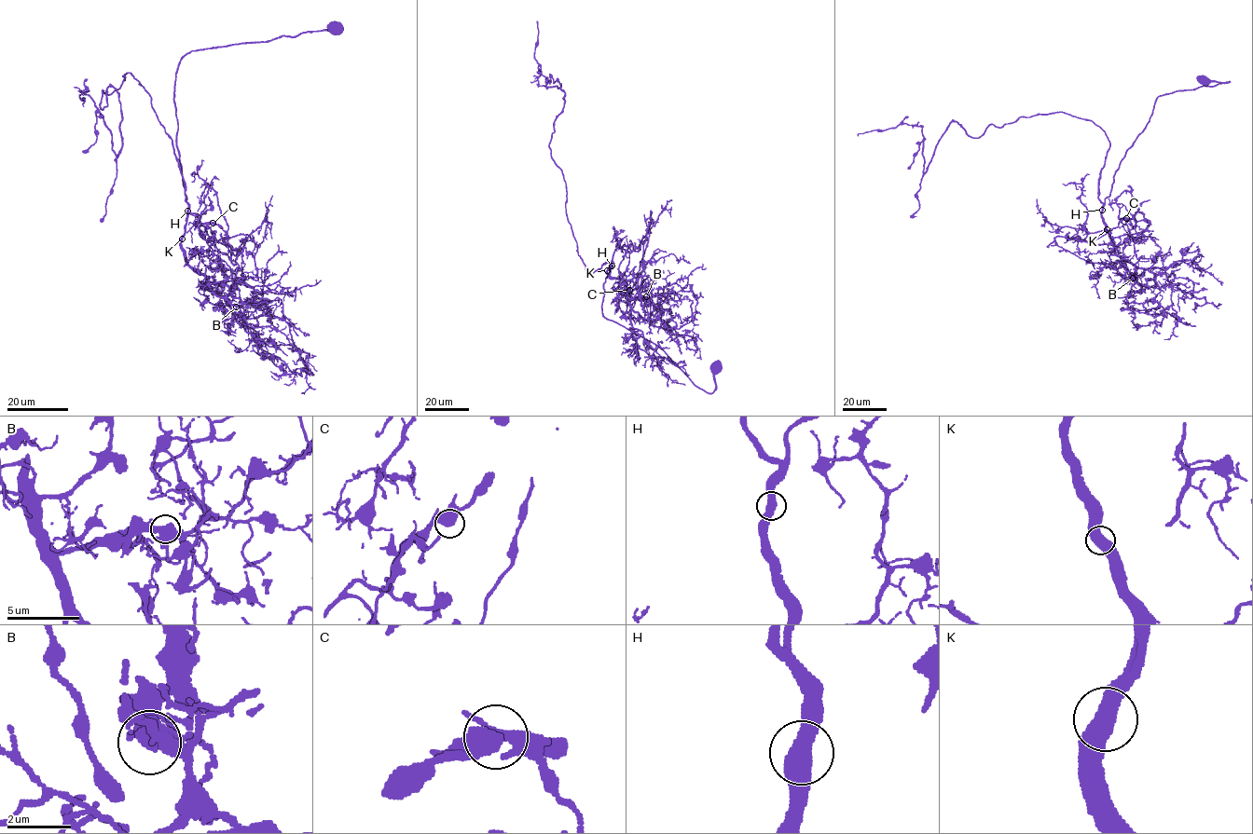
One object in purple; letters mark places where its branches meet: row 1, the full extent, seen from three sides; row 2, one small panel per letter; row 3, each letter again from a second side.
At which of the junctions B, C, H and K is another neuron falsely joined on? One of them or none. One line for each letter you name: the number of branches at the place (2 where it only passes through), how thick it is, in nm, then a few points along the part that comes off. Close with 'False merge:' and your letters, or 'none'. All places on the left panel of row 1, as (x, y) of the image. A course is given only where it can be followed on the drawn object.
False merge: none

